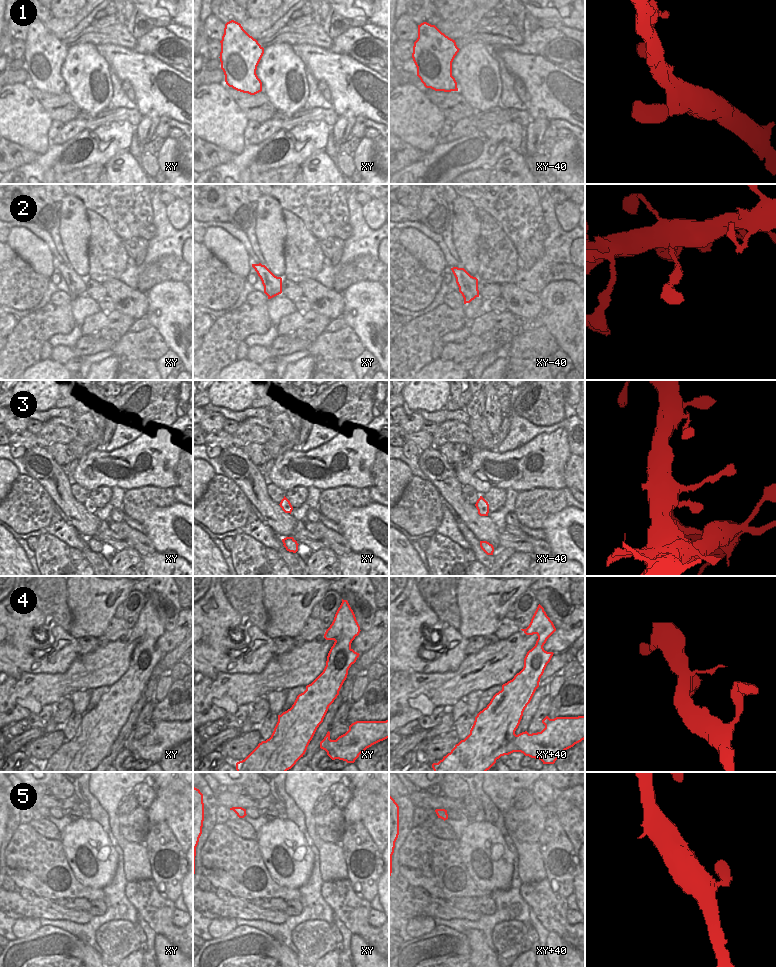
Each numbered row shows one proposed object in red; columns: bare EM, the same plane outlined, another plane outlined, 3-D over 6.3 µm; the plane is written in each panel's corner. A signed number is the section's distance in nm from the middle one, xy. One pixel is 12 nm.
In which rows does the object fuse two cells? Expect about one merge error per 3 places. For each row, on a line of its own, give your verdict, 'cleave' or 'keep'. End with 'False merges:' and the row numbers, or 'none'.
1: keep
2: keep
3: keep
4: keep
5: keep
False merges: none

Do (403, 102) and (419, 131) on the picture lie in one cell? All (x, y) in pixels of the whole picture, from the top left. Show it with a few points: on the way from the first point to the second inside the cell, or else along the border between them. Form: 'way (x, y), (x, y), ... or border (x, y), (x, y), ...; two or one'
way (406, 109), (419, 124); one

